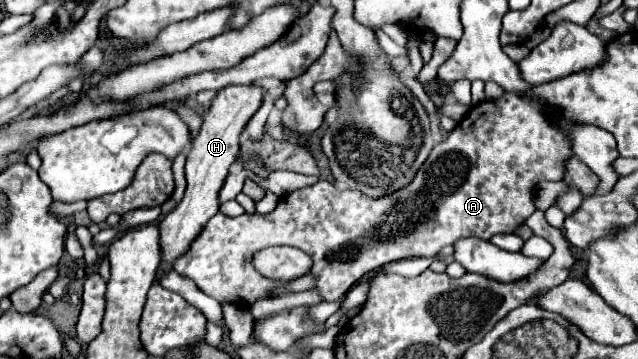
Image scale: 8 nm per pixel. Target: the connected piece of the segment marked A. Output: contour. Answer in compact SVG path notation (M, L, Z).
M502 94L498 100L484 100L472 106L466 118L448 134L448 138L436 144L428 160L420 166L414 180L394 194L370 198L358 190L340 190L332 182L320 180L314 186L294 190L280 198L278 206L270 214L242 214L228 218L222 212L214 214L204 224L200 236L192 240L188 252L172 262L172 270L180 276L194 280L194 284L220 304L234 304L250 308L260 298L270 298L278 288L290 282L268 280L252 266L252 256L268 246L294 246L312 258L308 274L316 278L316 290L324 302L340 300L362 276L404 258L434 258L444 246L454 244L460 238L476 236L490 240L494 234L512 234L522 226L536 210L534 190L544 180L562 180L564 160L572 156L566 136L552 128L548 116L536 104L518 94Z

